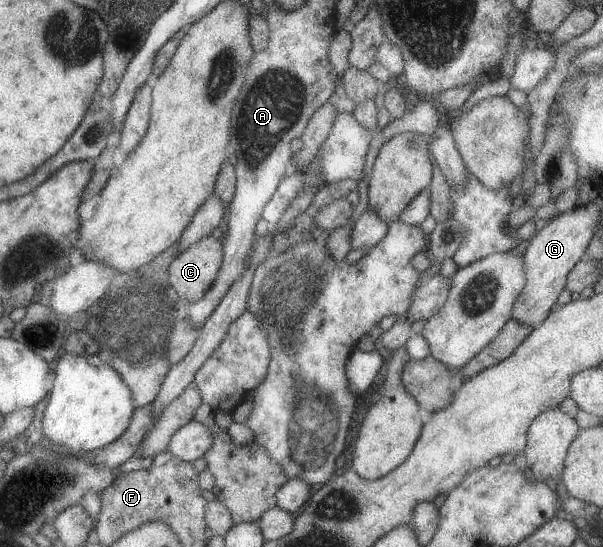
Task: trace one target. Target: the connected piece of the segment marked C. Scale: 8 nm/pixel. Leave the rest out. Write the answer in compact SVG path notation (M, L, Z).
M211 235L201 237L173 257L167 282L177 298L185 298L189 303L199 300L216 279L222 258L222 241Z

